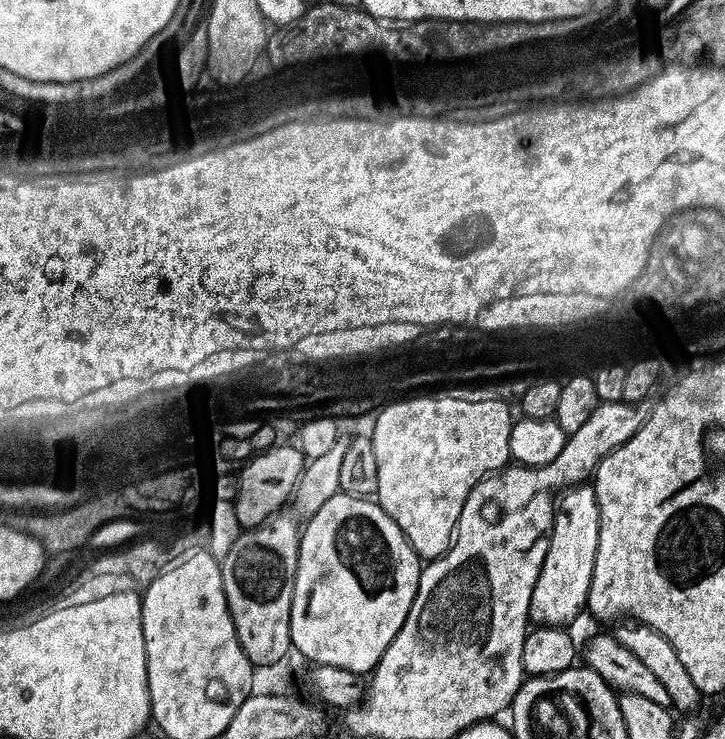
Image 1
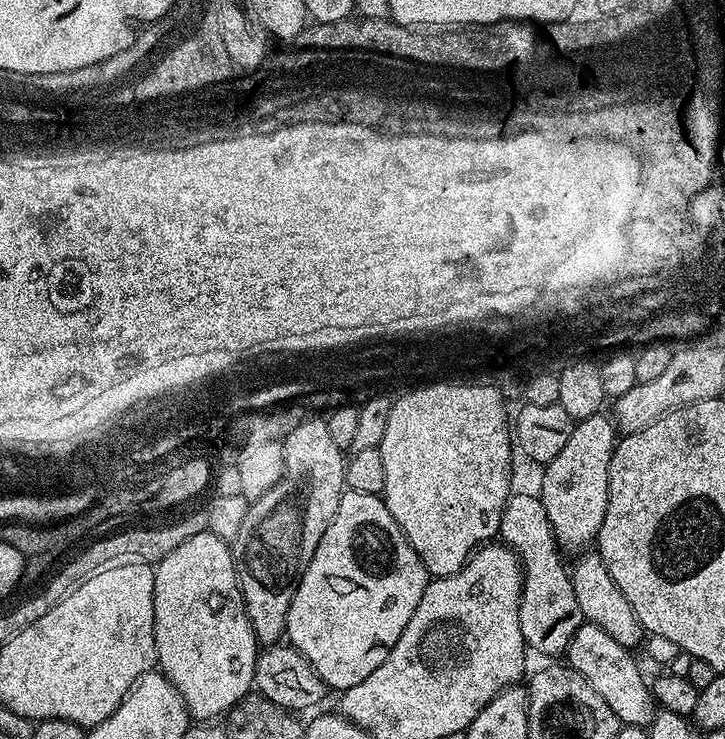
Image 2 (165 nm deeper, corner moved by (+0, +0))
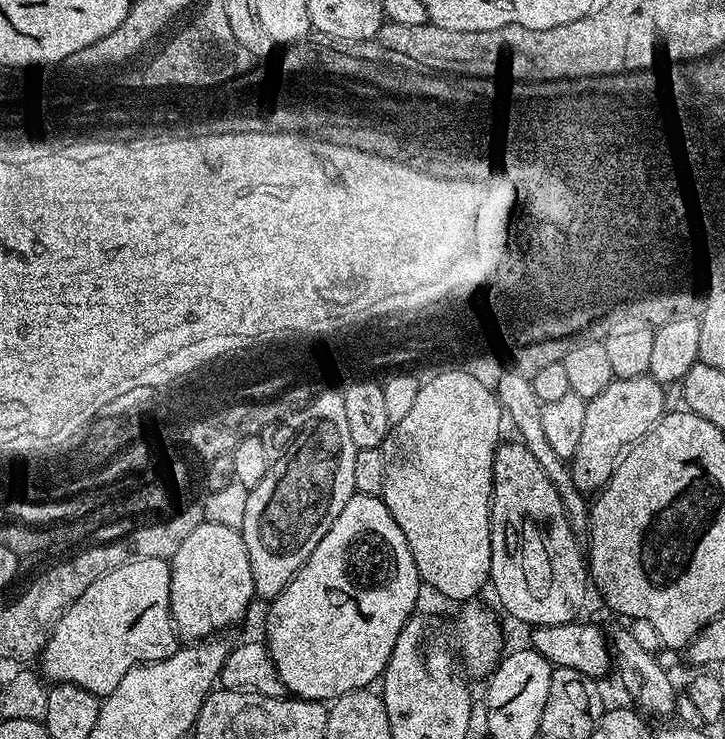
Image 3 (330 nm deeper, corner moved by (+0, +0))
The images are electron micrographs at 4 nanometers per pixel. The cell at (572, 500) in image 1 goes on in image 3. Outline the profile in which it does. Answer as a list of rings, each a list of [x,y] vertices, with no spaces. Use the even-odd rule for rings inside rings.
[[[645,374],[621,380],[614,378],[610,386],[602,390],[602,394],[588,401],[582,435],[576,453],[572,455],[570,461],[574,486],[580,492],[596,494],[608,483],[620,462],[620,457],[637,440],[641,440],[664,415],[664,392],[665,385],[659,384],[653,376]]]

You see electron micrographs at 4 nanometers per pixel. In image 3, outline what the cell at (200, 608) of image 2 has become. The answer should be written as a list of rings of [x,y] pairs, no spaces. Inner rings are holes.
[[[207,522],[200,524],[190,530],[170,563],[170,610],[181,641],[199,642],[215,637],[247,614],[256,596],[256,587],[254,574],[250,574],[246,542],[237,529]]]

